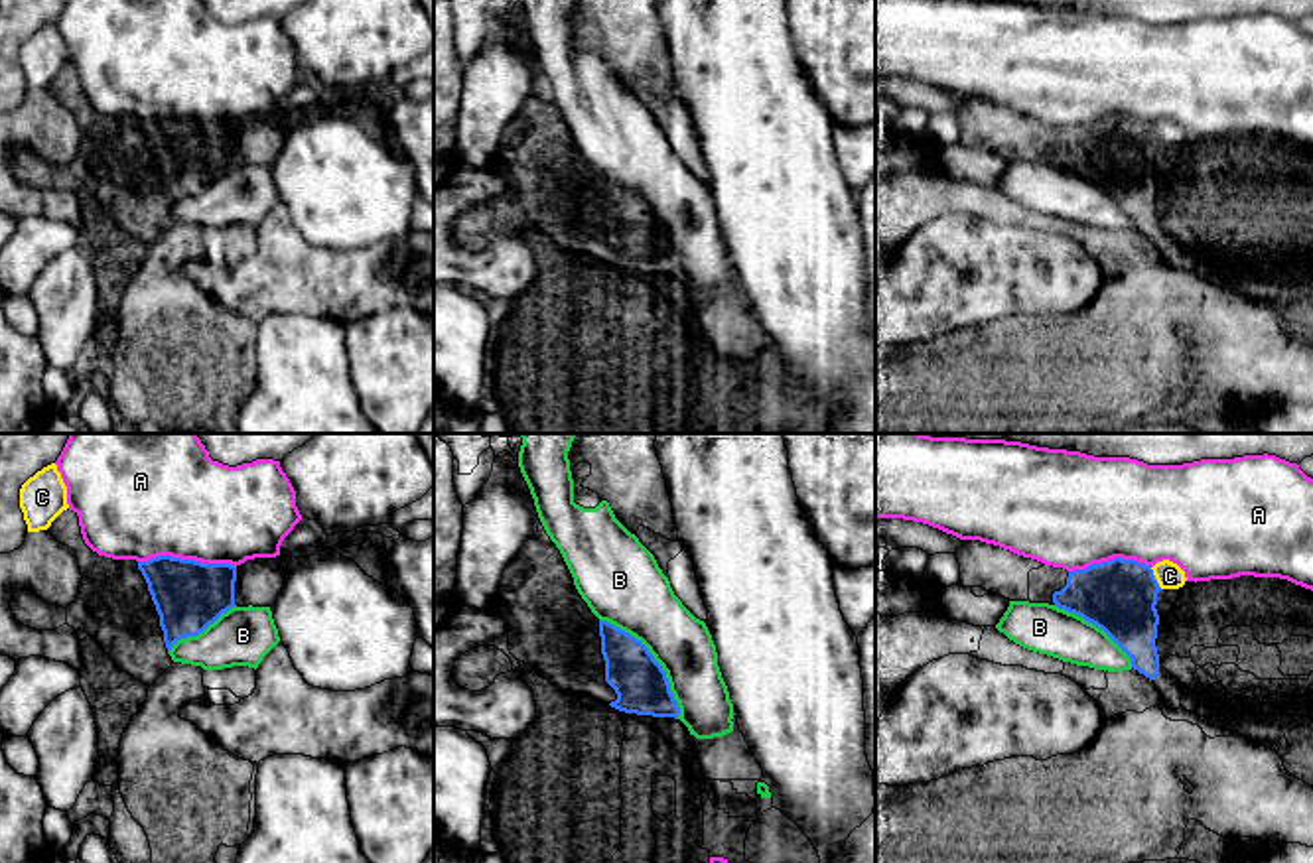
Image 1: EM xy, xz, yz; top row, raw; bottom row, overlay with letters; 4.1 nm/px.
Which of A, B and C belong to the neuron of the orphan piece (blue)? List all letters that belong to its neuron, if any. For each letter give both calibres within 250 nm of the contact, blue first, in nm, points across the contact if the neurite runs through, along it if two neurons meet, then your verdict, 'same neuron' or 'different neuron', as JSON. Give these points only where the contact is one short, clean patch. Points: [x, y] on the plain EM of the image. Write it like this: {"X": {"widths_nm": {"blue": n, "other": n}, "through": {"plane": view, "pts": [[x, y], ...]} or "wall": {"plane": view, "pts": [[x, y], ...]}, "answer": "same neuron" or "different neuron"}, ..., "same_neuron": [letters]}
{"A": {"widths_nm": {"blue": 280, "other": 460}, "answer": "different neuron"}, "B": {"widths_nm": {"blue": 220, "other": 280}, "answer": "different neuron"}, "C": {"widths_nm": {"blue": 300, "other": 110}, "wall": {"plane": "yz", "pts": [[1150, 127], [1162, 146]]}, "answer": "different neuron"}, "same_neuron": []}

